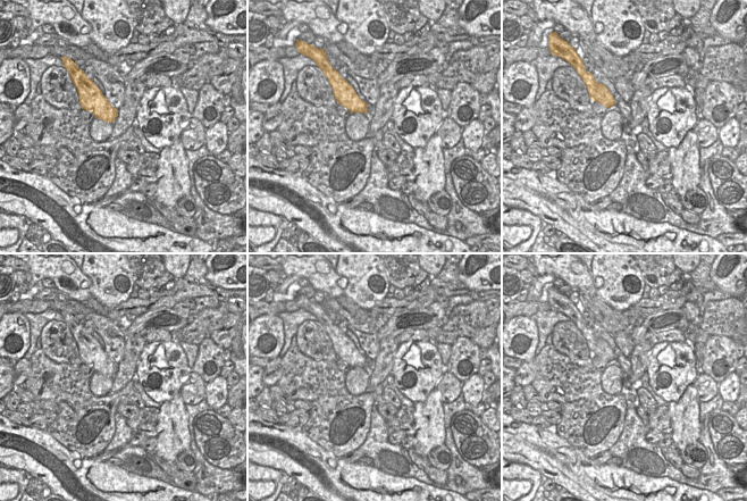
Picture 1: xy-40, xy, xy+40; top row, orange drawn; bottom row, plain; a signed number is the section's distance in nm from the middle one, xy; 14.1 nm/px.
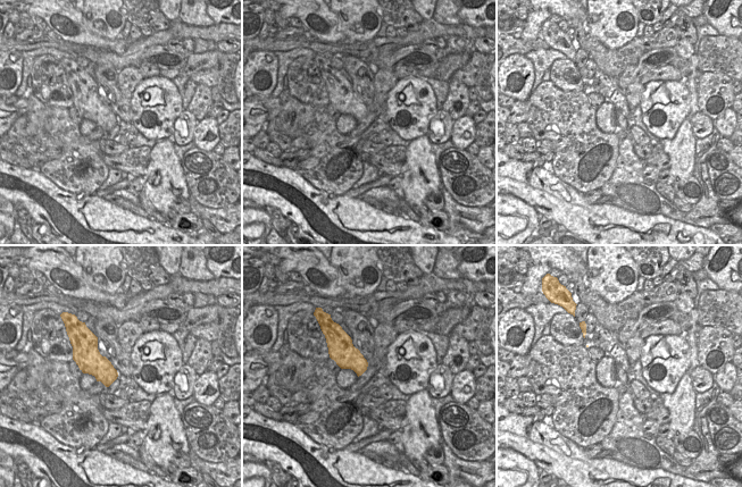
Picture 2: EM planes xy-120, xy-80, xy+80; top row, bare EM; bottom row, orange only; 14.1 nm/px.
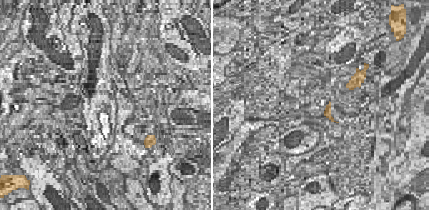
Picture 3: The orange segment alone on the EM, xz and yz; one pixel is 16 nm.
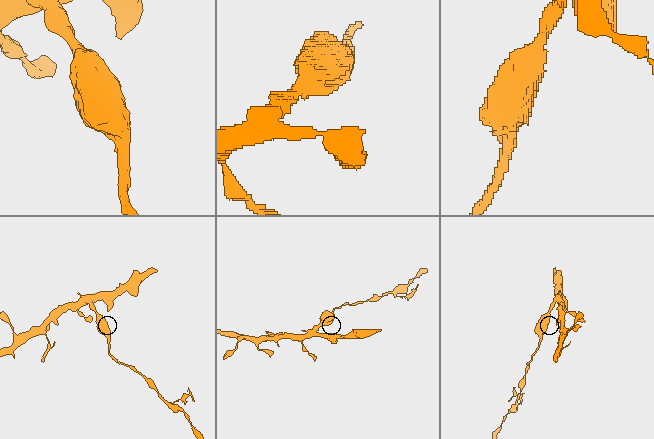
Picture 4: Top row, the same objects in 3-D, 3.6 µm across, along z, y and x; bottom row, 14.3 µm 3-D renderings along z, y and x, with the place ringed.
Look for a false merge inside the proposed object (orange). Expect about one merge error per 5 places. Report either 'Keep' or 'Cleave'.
Cleave.

